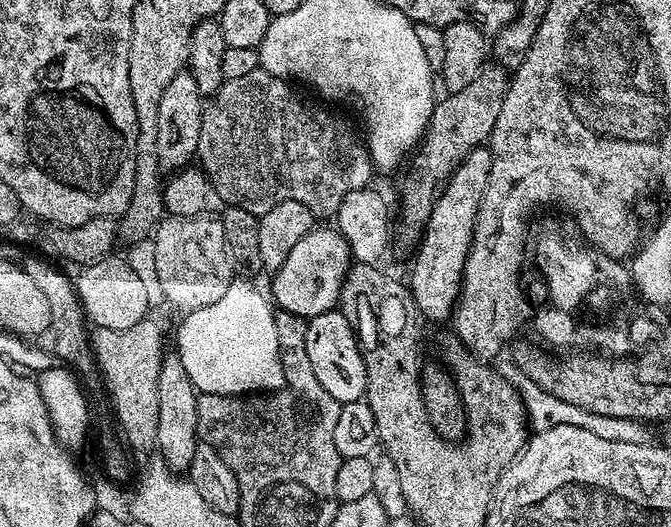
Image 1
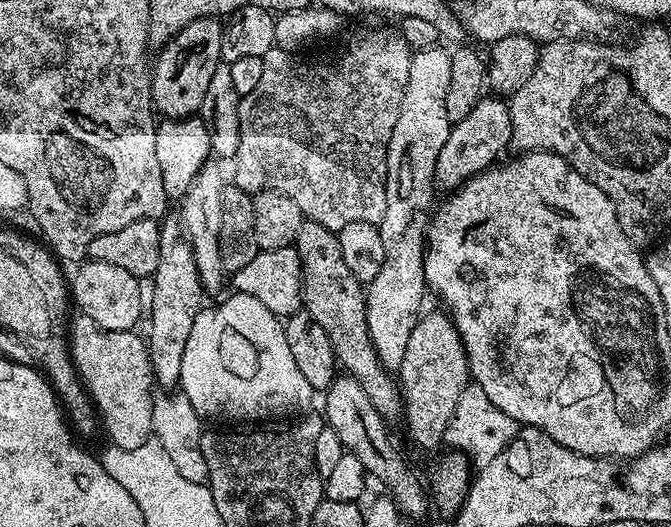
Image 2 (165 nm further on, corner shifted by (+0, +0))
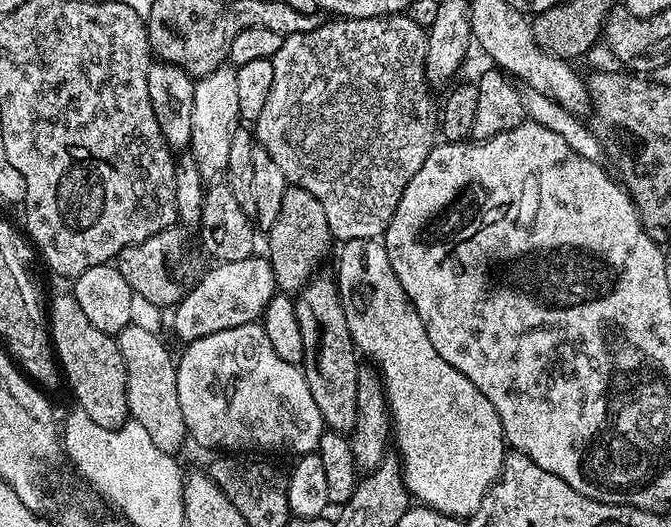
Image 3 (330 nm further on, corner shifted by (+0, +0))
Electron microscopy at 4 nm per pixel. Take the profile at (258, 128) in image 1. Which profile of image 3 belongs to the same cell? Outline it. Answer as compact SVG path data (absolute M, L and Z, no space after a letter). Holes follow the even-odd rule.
M406 14L375 16L361 20L332 18L329 21L329 24L328 21L322 22L309 32L284 37L278 54L274 54L271 58L274 66L274 82L270 86L270 95L266 98L262 114L258 114L258 118L254 121L254 136L259 147L264 148L266 154L270 154L270 158L274 158L274 163L282 169L282 174L287 178L289 185L314 194L314 198L322 202L322 210L326 210L326 222L337 241L358 238L374 240L383 237L410 178L419 170L422 162L426 162L438 140L438 100L432 97L433 89L429 85L424 69L428 34Z

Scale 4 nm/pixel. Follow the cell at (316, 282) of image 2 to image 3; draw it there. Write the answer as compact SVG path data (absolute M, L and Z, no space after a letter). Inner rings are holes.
M295 186L288 187L282 194L282 208L278 210L278 218L274 218L274 226L267 229L266 236L266 255L274 270L277 289L284 294L299 292L319 269L316 267L323 262L328 247L334 244L332 231L326 222L326 210L322 210L322 202L318 202L314 194Z

